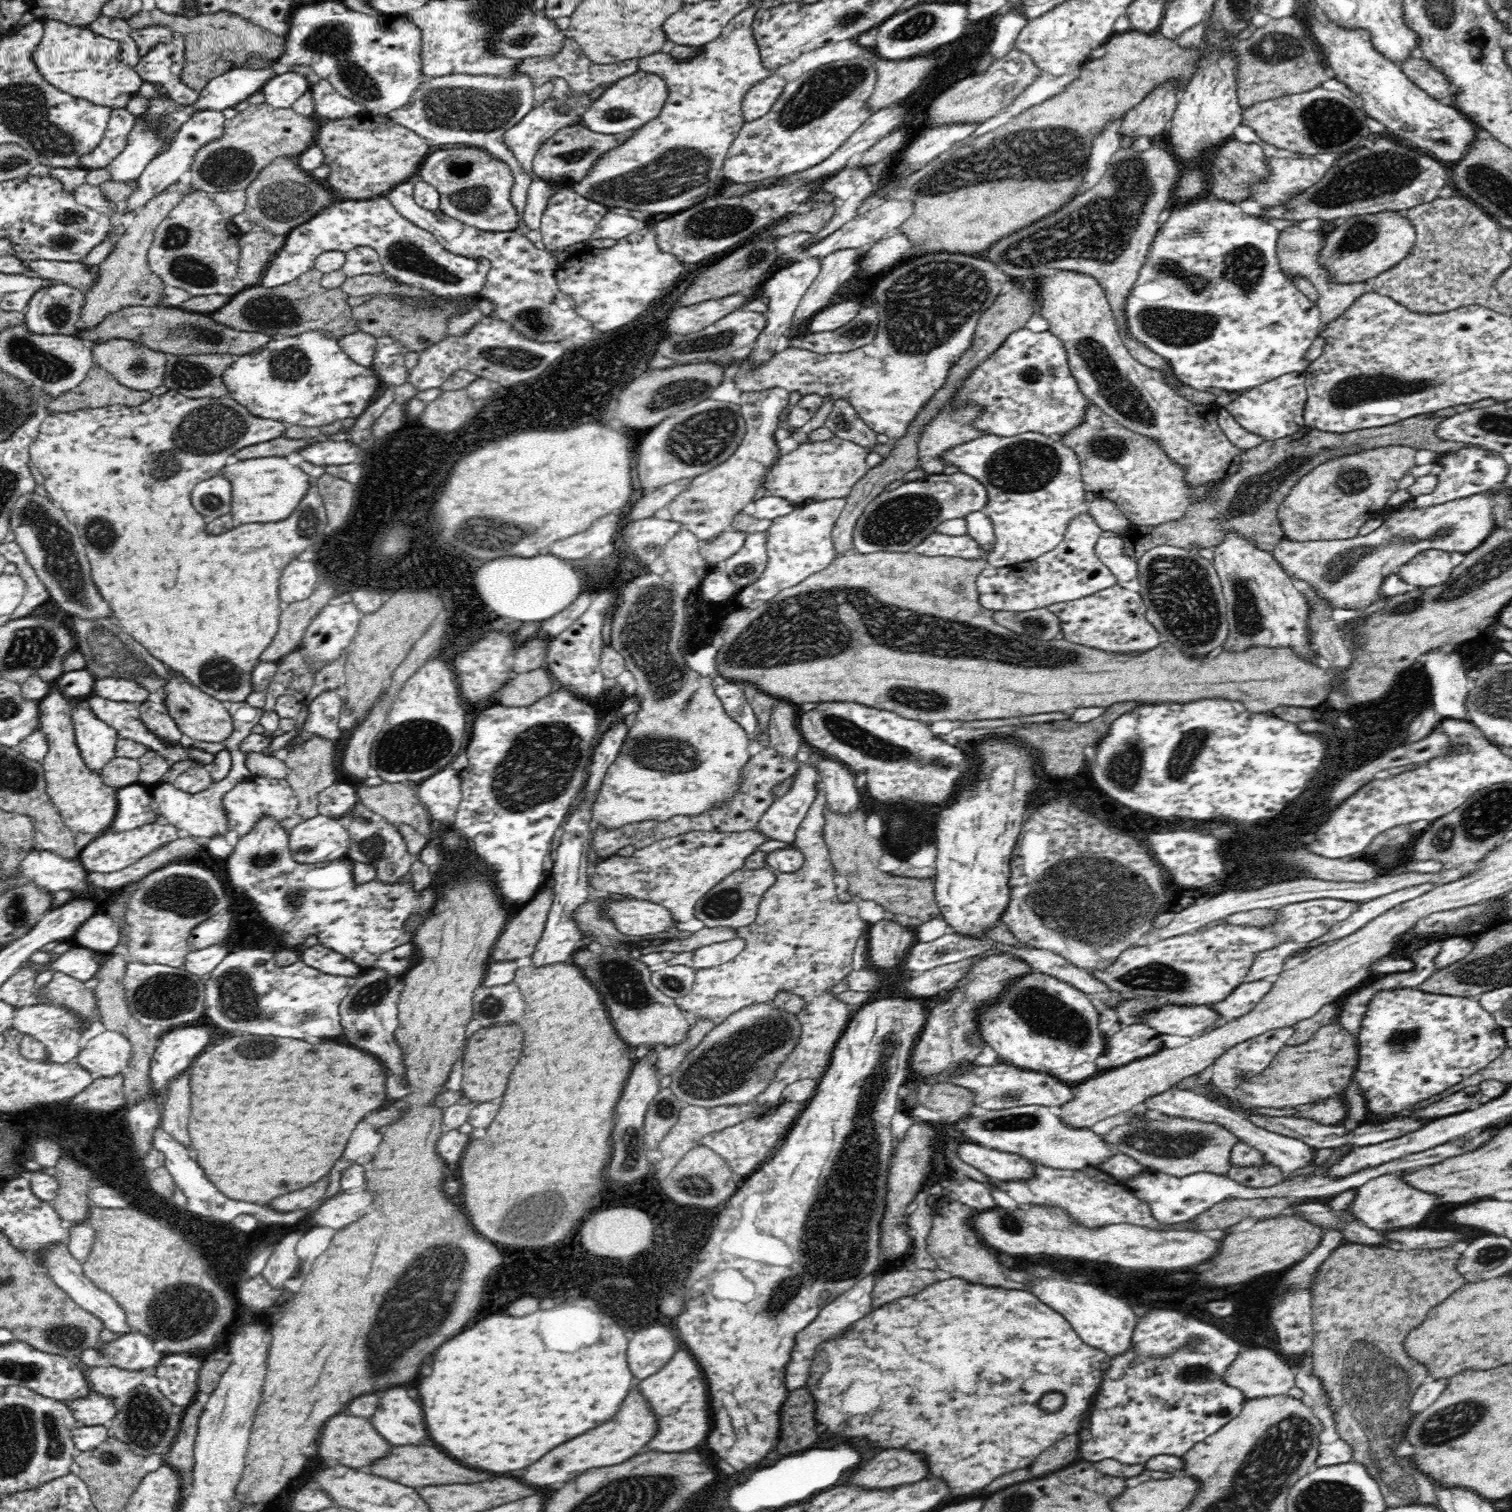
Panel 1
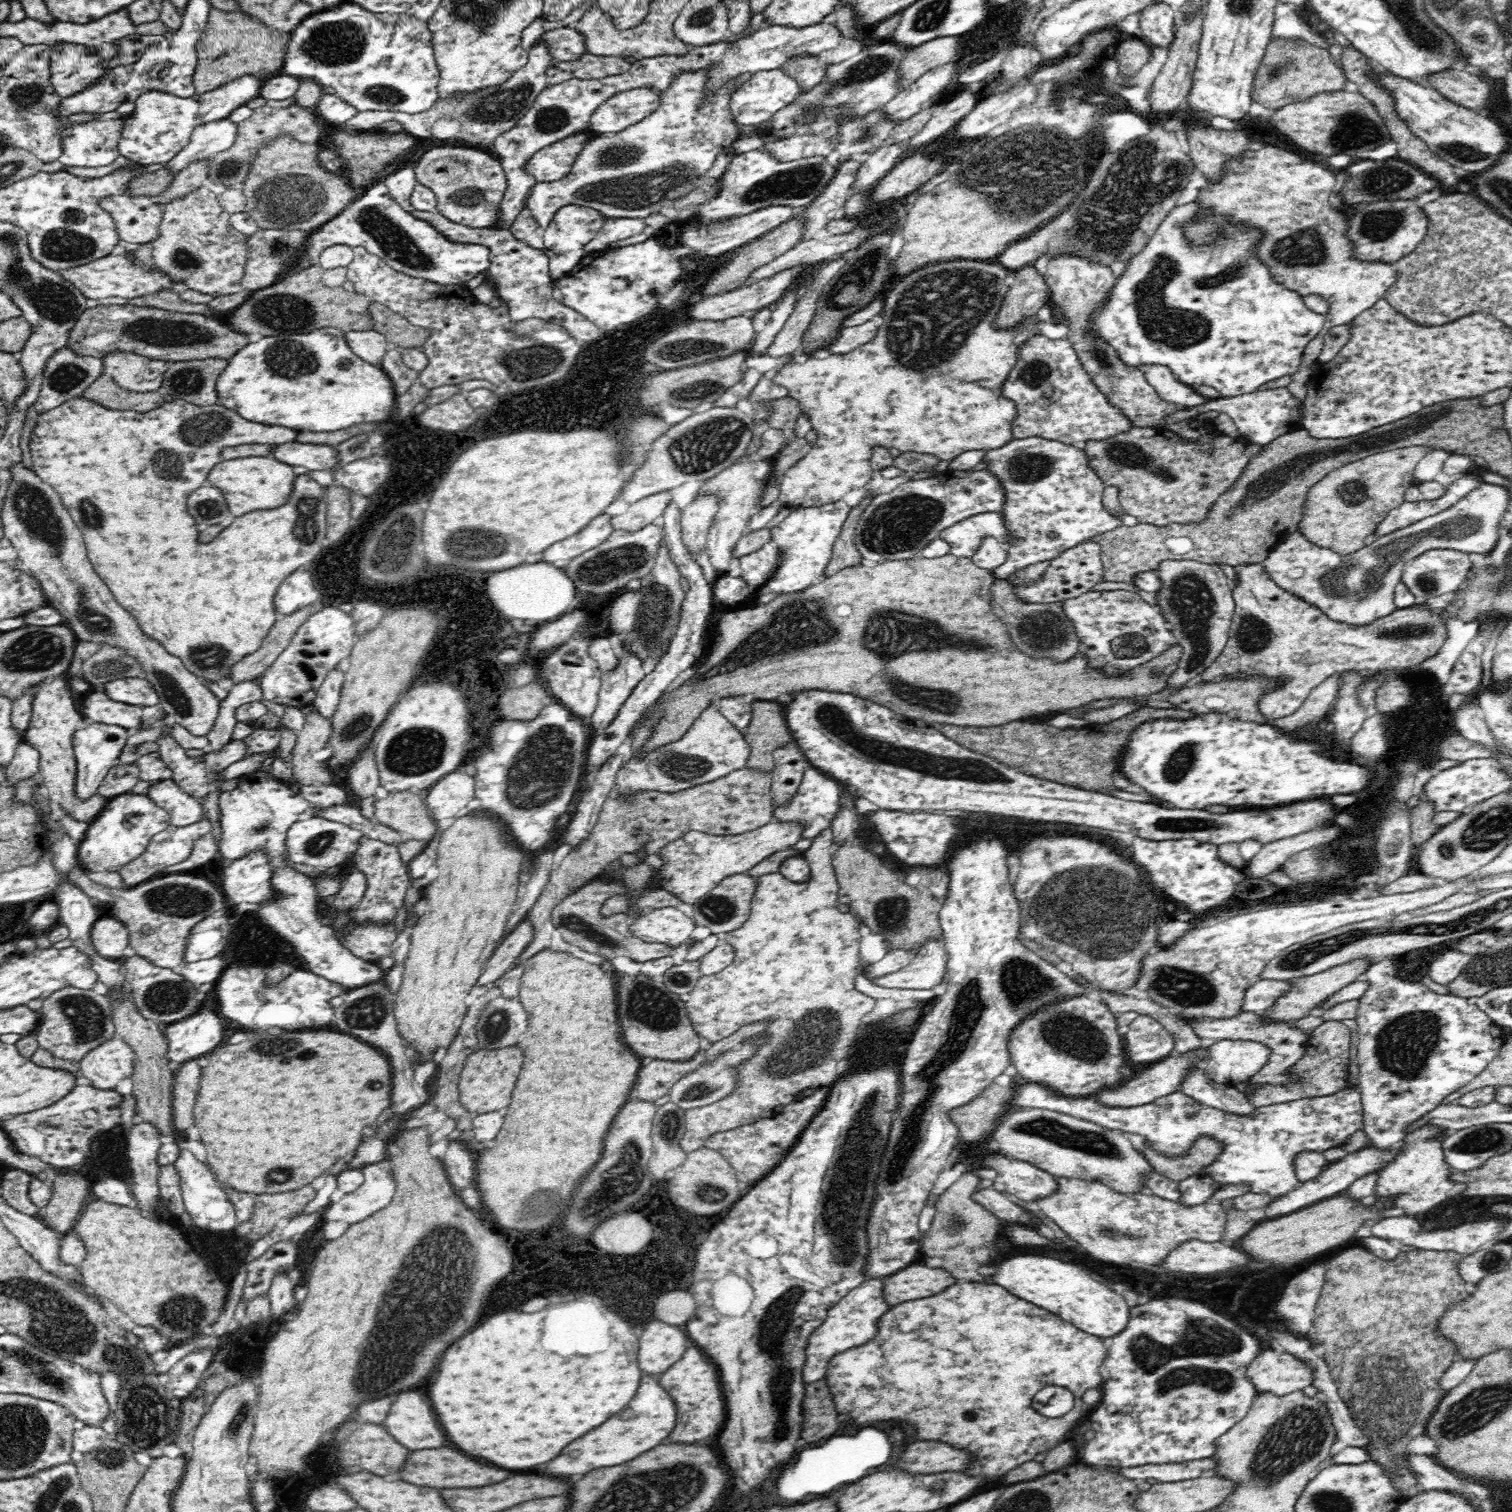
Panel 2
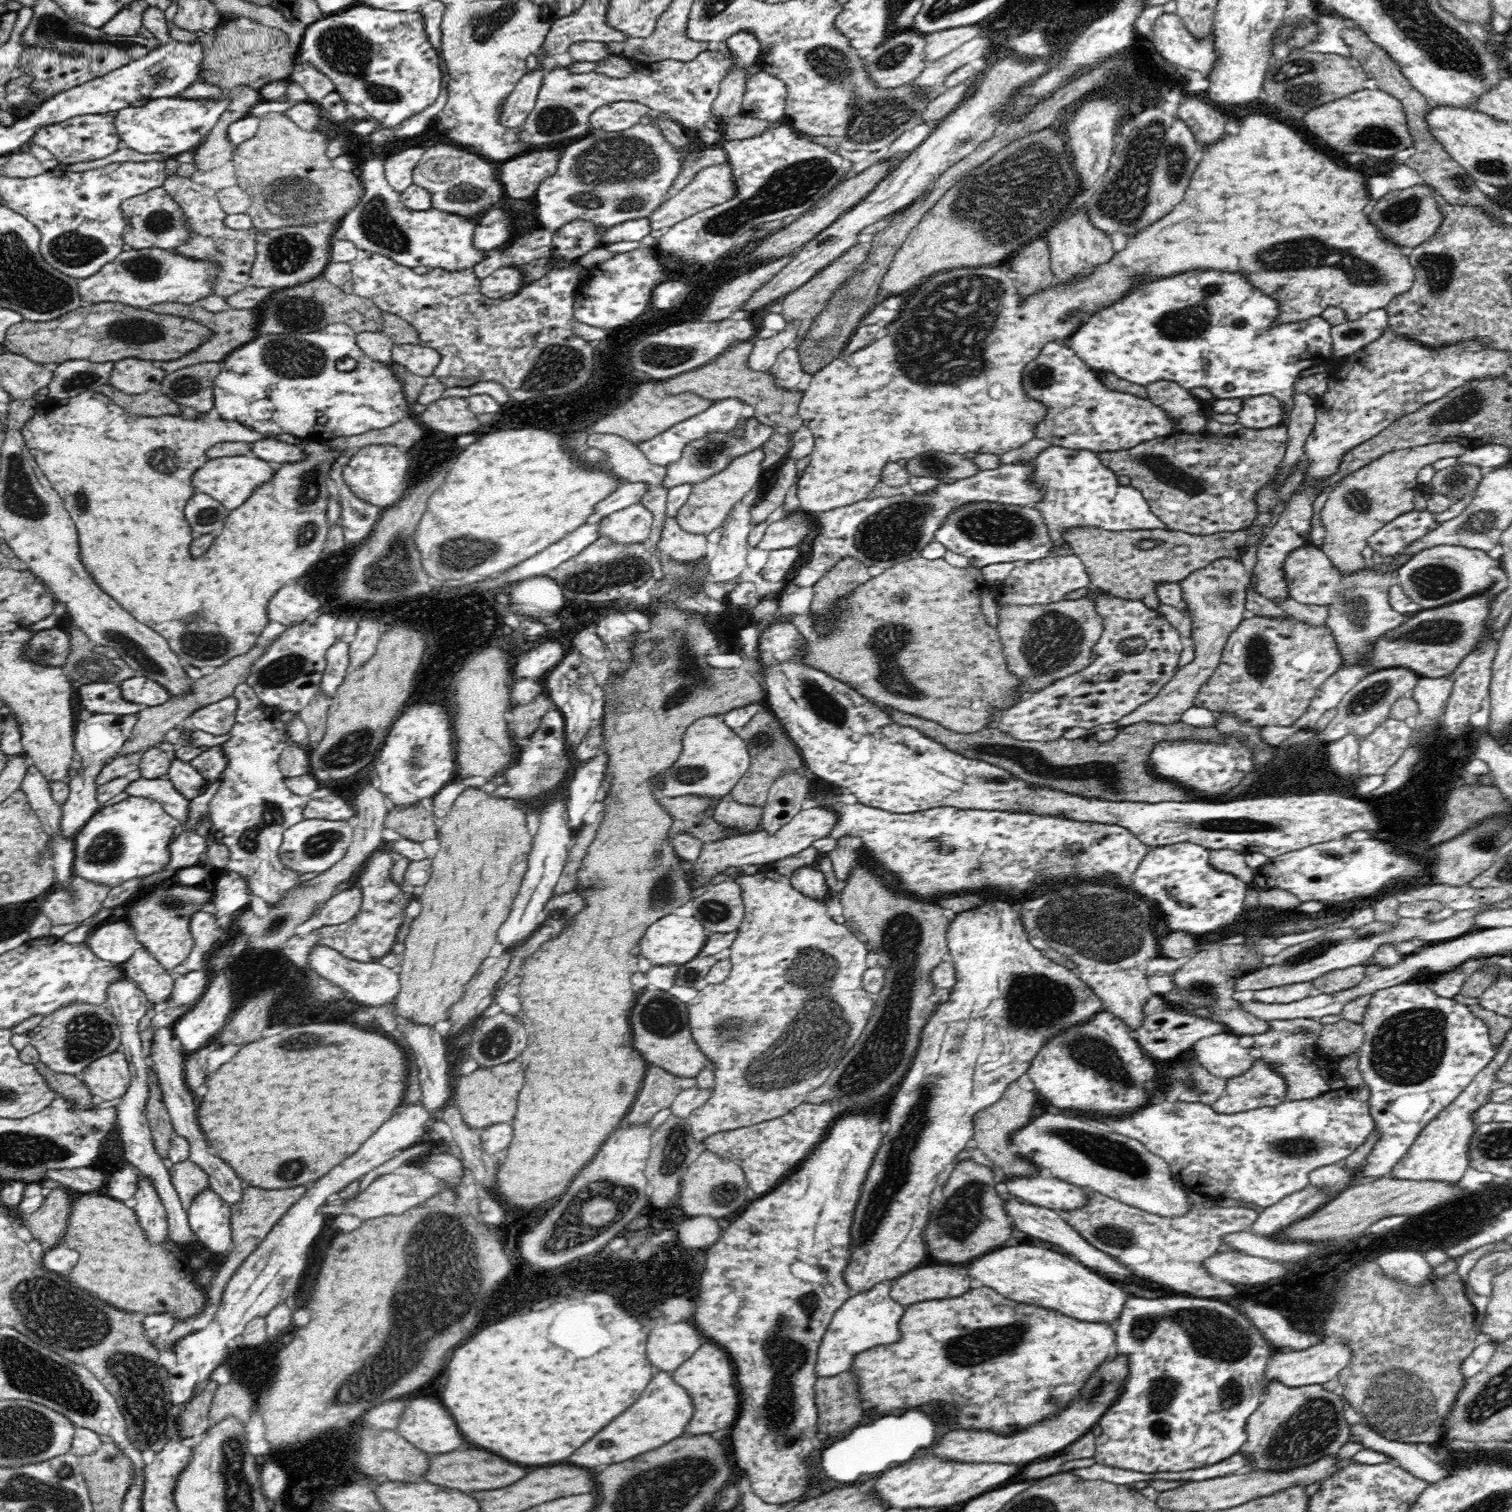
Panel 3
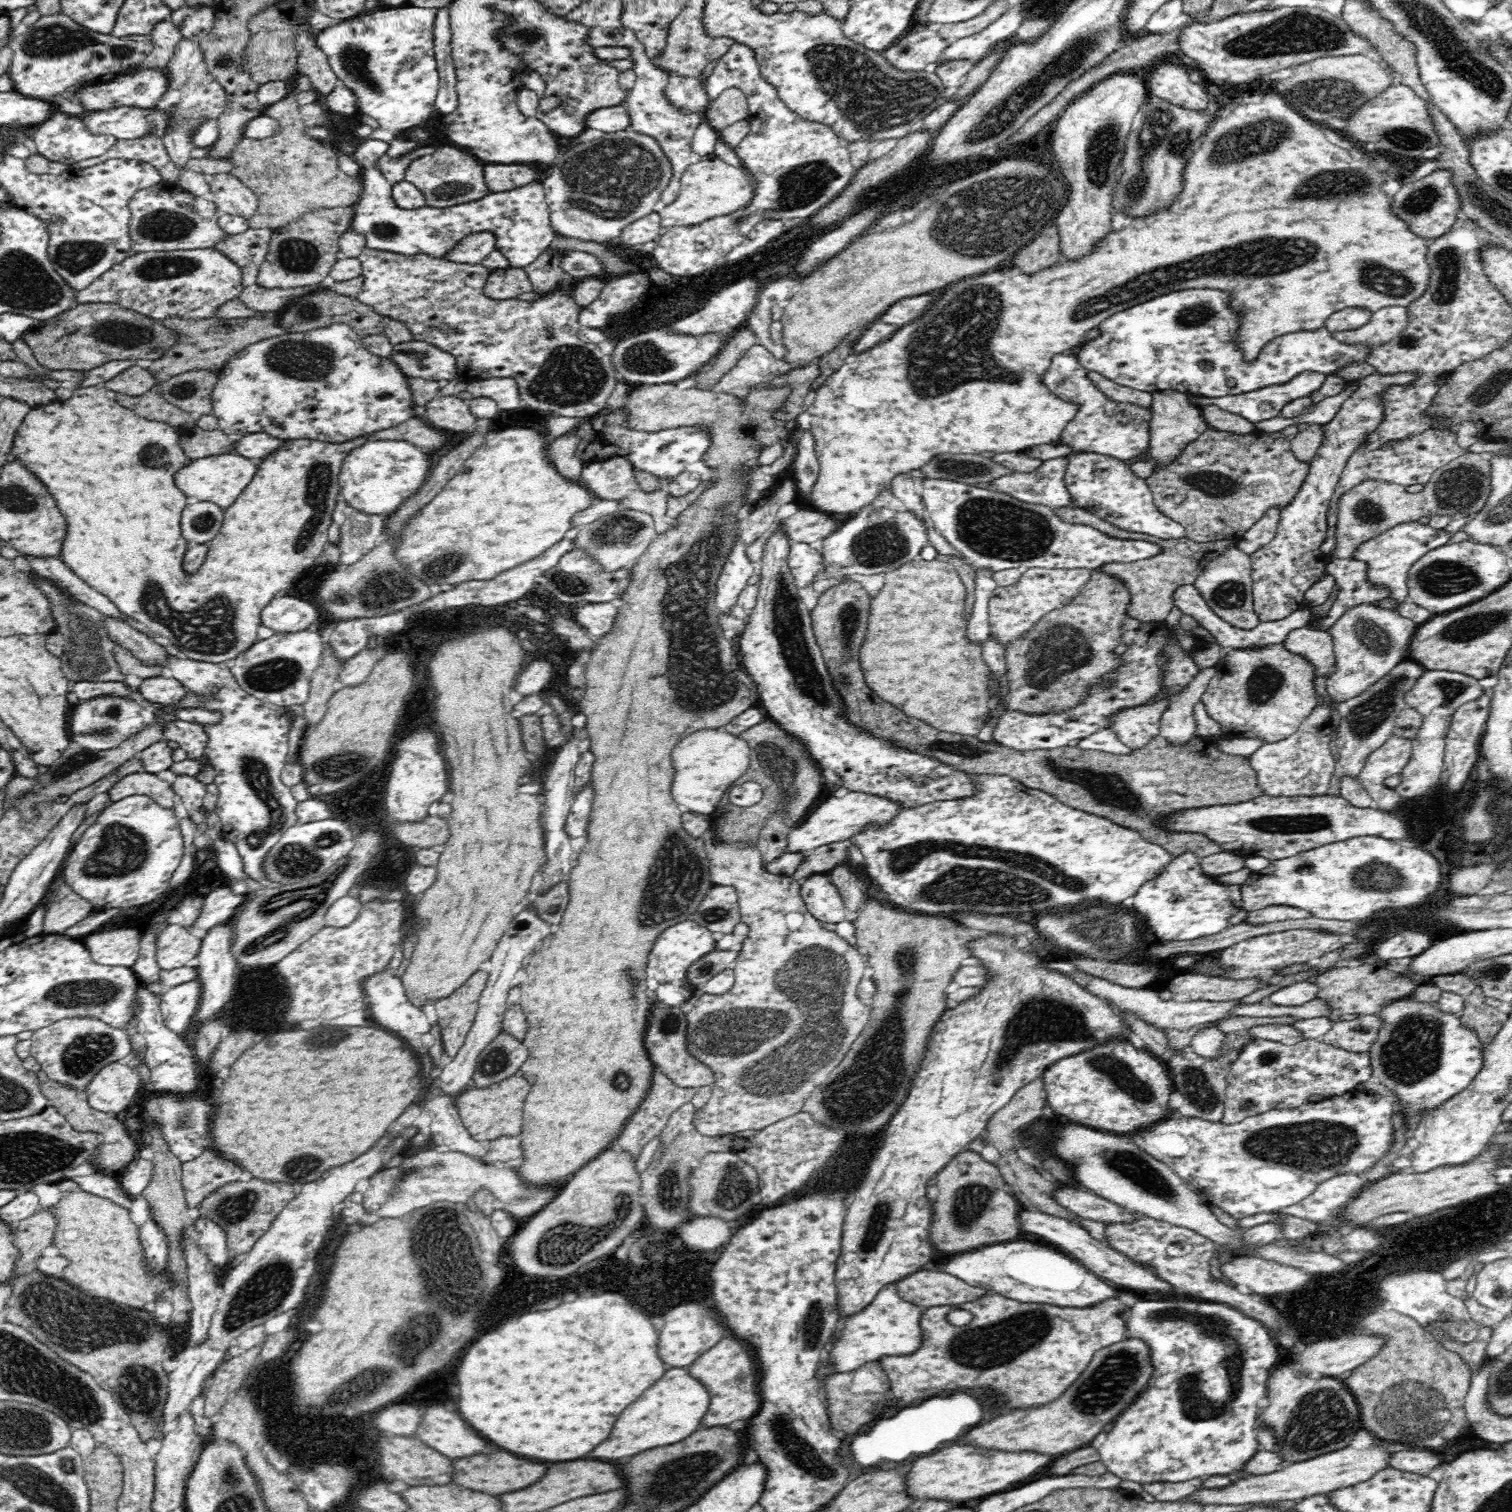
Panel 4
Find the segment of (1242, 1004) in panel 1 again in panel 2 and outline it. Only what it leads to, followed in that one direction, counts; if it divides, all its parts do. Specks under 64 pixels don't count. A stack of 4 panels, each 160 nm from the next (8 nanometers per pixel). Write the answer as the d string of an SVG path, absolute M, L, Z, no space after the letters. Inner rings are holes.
M1259 980L1245 992L1244 1011L1259 1013L1276 1004L1293 986L1288 981Z

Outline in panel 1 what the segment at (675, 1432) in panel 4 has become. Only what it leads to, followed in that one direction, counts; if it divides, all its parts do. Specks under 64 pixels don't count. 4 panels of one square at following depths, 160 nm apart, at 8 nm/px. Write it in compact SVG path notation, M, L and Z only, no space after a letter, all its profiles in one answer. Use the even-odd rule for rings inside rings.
M634 1386L630 1394L626 1396L620 1412L608 1420L606 1424L594 1428L592 1432L586 1432L584 1436L576 1436L568 1440L566 1444L560 1444L552 1452L548 1452L542 1460L534 1462L522 1472L522 1480L532 1486L552 1486L556 1482L568 1482L576 1476L580 1476L588 1468L602 1468L602 1466L614 1466L622 1464L626 1458L632 1458L638 1454L650 1440L656 1436L656 1416L652 1412L652 1406L640 1396L638 1388Z

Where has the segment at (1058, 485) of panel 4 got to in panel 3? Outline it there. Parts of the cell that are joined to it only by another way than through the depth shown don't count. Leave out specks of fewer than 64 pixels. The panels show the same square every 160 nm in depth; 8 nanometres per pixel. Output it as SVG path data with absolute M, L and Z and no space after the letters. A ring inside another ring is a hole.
M1030 463L1004 464L1002 468L982 471L953 484L940 483L936 492L928 496L863 499L850 506L811 514L812 524L816 525L816 538L812 542L808 563L796 570L791 583L813 587L844 557L856 559L866 567L876 565L884 570L918 558L921 550L934 541L944 518L967 503L986 501L1032 509L1046 496L1042 484L1036 483L1036 470L1036 466Z

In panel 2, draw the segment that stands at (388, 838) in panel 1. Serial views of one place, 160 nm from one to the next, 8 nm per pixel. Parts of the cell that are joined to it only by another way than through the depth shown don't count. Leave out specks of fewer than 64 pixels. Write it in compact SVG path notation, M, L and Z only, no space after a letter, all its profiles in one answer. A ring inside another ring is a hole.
M370 839L367 842L361 842L352 854L351 863L357 865L358 870L364 873L367 886L362 900L350 911L350 922L346 922L346 926L342 926L340 930L333 926L335 936L341 943L358 925L392 923L404 902L406 890L414 881L409 875L409 865L400 859L396 845L386 844L380 840Z

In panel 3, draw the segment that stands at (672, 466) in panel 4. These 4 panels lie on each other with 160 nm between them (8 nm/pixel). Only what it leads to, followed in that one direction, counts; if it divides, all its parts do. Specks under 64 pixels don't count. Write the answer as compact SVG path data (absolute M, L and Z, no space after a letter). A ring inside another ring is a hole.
M725 398L716 401L708 410L684 420L684 422L675 424L672 428L668 428L664 432L650 438L650 440L642 440L642 442L634 442L636 449L640 449L647 460L654 465L668 466L676 464L678 460L682 460L683 450L696 439L703 439L712 433L728 433L737 426L738 418L744 410L744 401L737 398Z

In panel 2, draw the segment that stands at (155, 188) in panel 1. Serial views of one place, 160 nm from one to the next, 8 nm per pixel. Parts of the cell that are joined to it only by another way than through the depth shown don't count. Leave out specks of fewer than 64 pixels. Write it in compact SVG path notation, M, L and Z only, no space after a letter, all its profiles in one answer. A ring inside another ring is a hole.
M230 119L196 126L189 143L172 160L168 161L165 168L171 168L173 172L179 173L192 162L198 162L202 158L228 150L234 144L237 134L238 124Z

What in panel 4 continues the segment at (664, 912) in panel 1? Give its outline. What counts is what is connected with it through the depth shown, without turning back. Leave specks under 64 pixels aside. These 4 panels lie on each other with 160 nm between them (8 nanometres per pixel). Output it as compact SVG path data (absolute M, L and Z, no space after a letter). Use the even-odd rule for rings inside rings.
M689 919L664 929L664 932L661 932L660 936L656 938L656 944L654 944L650 956L648 956L648 963L646 964L648 986L652 982L661 985L678 980L692 989L692 985L687 980L688 970L692 964L716 949L717 942L712 938L712 933L708 928Z

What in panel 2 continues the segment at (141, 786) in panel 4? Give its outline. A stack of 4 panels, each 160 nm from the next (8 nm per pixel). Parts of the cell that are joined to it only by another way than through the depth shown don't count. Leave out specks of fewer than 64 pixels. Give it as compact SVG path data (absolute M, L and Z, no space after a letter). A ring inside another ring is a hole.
M172 778L150 785L147 795L168 812L174 826L188 826L198 822L205 812L201 799L186 794Z

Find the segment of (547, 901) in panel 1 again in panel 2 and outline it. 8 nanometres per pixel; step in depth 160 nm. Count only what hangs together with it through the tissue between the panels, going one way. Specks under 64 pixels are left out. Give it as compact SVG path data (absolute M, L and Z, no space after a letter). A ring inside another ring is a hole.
M526 918L508 936L505 936L502 943L494 950L485 964L484 972L476 980L476 987L494 984L502 978L508 970L511 970L512 963L520 957L530 940L532 940L532 927L530 927L530 919Z

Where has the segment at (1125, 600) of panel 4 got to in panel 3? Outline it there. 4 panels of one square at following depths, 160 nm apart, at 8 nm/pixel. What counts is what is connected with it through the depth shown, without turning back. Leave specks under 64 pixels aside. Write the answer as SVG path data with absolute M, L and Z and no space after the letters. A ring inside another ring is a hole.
M1104 591L1096 592L1078 600L1062 600L1048 606L999 606L999 623L996 629L1006 666L1020 679L1020 684L1016 686L1020 698L1044 690L1053 682L1079 673L1093 663L1093 648L1104 630L1103 618L1096 611L1096 600L1105 594Z

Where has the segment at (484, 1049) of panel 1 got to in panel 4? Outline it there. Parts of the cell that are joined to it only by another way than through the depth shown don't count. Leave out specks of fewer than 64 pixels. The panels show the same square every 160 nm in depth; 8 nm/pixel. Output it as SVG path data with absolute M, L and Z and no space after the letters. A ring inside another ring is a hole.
M517 1074L486 1088L472 1087L455 1098L464 1126L477 1141L492 1142L501 1136L518 1137L522 1132L522 1106L524 1098L530 1092L530 1084Z

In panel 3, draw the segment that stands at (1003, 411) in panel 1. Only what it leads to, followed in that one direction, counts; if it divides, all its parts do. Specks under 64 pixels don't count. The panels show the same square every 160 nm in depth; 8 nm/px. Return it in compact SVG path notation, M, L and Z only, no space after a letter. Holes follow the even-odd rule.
M1049 342L1022 373L1028 396L1047 406L1047 417L1035 428L1035 436L1057 447L1118 452L1141 442L1169 435L1174 419L1148 398L1110 390L1080 357L1065 344ZM1271 394L1247 397L1237 417L1242 426L1258 430L1274 424L1283 424L1286 421L1280 401Z

